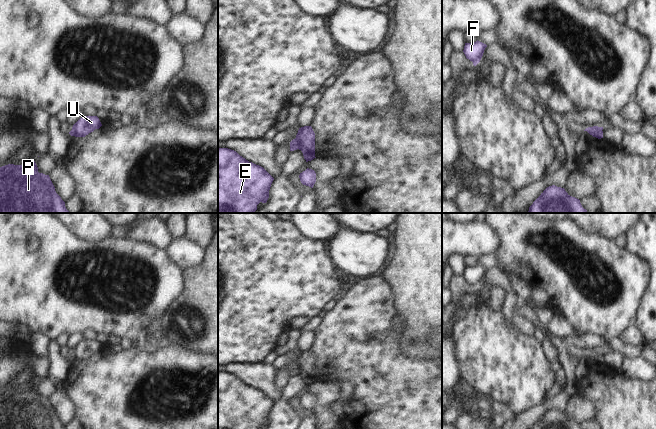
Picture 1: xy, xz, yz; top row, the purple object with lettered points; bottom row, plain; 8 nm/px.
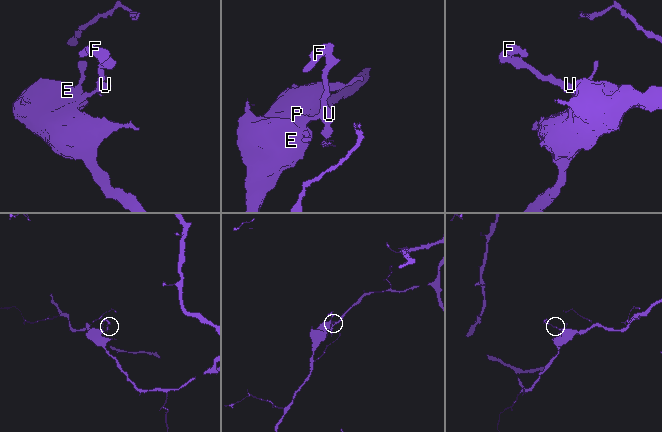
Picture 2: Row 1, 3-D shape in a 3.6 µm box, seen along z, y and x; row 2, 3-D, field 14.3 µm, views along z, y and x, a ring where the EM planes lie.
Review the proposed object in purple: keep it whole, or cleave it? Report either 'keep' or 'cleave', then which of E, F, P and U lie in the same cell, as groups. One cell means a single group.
cleave; groups E P / F U

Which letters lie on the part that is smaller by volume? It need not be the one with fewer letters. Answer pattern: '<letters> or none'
F, U

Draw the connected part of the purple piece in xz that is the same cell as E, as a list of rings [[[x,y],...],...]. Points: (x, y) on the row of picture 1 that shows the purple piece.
[[[218,148],[218,213],[254,213],[260,202],[267,202],[273,180],[263,167],[249,162],[236,151]]]

